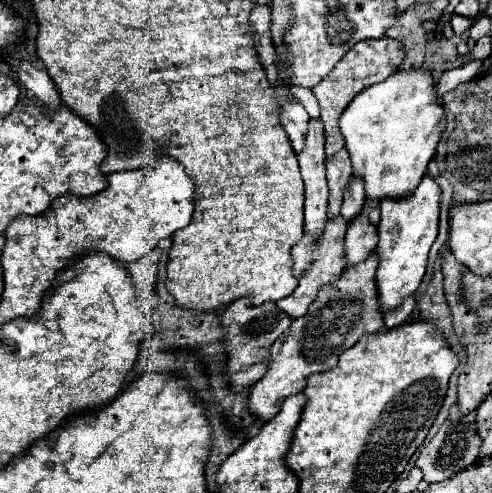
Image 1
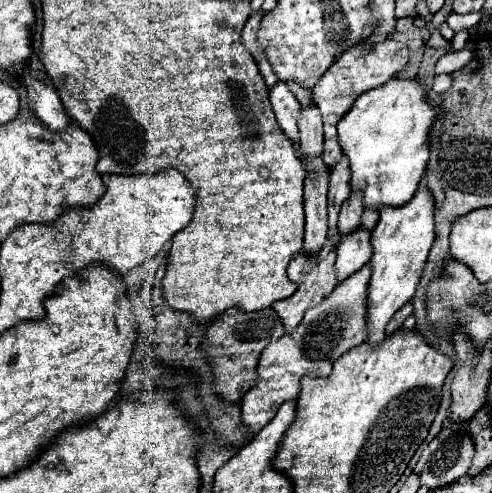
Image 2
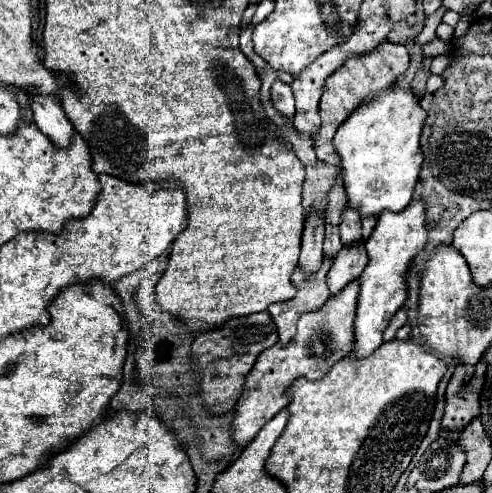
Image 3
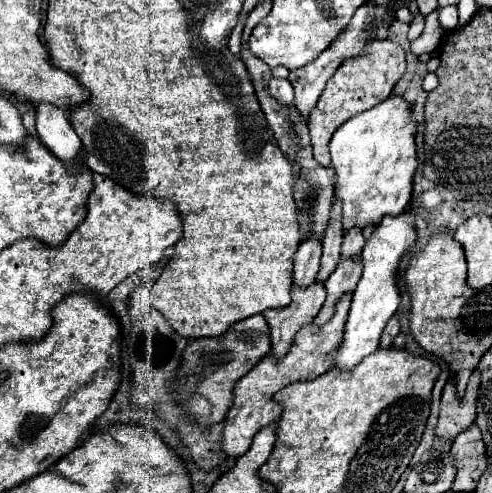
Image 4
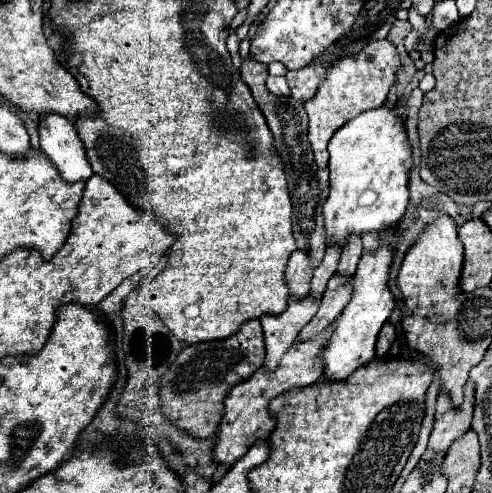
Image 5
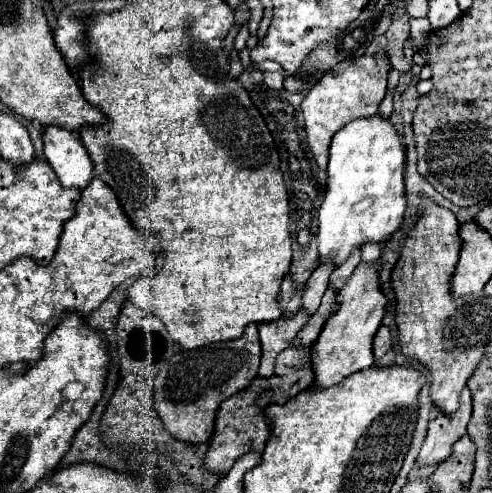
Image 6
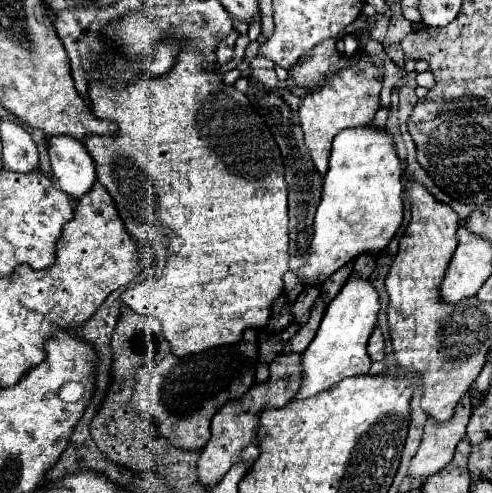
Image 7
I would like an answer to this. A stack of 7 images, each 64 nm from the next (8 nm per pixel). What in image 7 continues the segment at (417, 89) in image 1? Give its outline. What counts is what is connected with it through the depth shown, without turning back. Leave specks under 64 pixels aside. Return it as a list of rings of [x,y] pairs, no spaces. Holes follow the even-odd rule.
[[[348,128],[332,142],[330,168],[324,176],[322,198],[314,216],[310,260],[298,270],[300,282],[320,284],[360,254],[380,254],[404,216],[402,164],[392,148],[392,138],[378,128]]]

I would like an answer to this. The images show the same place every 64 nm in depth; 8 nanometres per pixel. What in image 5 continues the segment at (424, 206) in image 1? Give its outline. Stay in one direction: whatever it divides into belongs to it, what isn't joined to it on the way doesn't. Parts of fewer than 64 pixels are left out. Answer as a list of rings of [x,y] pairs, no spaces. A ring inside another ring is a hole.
[[[386,232],[380,236],[380,248],[374,252],[364,252],[358,270],[352,278],[352,298],[346,304],[344,312],[334,320],[334,332],[328,340],[328,344],[322,348],[322,362],[324,362],[324,378],[326,380],[344,380],[348,378],[356,368],[368,364],[374,354],[374,344],[378,338],[380,328],[388,320],[390,312],[394,310],[396,302],[394,296],[388,290],[388,266],[392,262],[394,244],[398,242],[396,232]]]

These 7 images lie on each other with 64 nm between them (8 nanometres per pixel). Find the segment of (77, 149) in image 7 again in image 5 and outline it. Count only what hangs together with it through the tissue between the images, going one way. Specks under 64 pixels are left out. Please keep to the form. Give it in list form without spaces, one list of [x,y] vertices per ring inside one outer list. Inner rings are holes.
[[[54,114],[42,116],[40,146],[66,182],[86,182],[94,174],[88,164],[84,144],[68,118]]]

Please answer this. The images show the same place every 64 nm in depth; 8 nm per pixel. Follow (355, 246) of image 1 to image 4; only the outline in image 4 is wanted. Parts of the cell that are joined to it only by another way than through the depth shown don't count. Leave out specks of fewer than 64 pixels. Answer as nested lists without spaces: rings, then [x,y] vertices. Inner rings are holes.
[[[342,260],[336,266],[336,270],[330,274],[330,278],[324,284],[328,296],[318,316],[314,318],[314,326],[324,326],[334,316],[336,302],[342,300],[342,296],[352,294],[356,290],[356,284],[360,280],[360,268],[362,268],[360,260]]]

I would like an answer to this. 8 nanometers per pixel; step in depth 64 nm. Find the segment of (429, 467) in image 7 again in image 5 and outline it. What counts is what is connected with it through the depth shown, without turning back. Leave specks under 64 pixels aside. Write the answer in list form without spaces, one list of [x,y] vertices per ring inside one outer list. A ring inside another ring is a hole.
[[[466,382],[464,386],[464,402],[460,408],[454,408],[446,396],[438,396],[436,402],[436,418],[434,428],[428,440],[428,452],[446,454],[450,444],[470,430],[474,410],[474,384]]]

